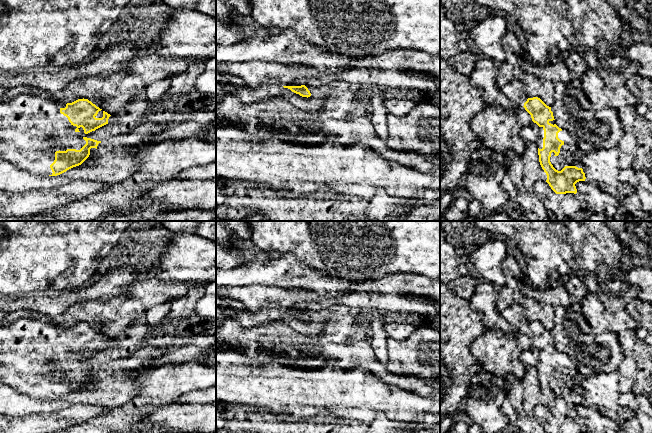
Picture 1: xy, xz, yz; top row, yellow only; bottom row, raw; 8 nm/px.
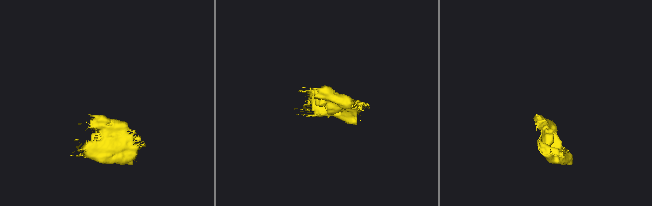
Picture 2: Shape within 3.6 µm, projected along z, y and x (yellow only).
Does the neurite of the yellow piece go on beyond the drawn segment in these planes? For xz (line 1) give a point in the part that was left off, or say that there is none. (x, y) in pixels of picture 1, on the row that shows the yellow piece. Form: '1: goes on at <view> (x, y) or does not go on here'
1: goes on at xz (265, 92)

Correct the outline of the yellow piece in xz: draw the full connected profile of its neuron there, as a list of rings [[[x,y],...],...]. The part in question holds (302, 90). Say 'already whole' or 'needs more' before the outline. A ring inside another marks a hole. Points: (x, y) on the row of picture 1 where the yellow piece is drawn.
needs more; [[[216,83],[216,96],[236,96],[242,103],[255,103],[272,98],[282,97],[288,90],[299,94],[302,97],[310,97],[311,93],[305,85],[301,86],[280,86],[280,85],[261,85],[253,89],[247,87],[235,87],[227,84]]]

